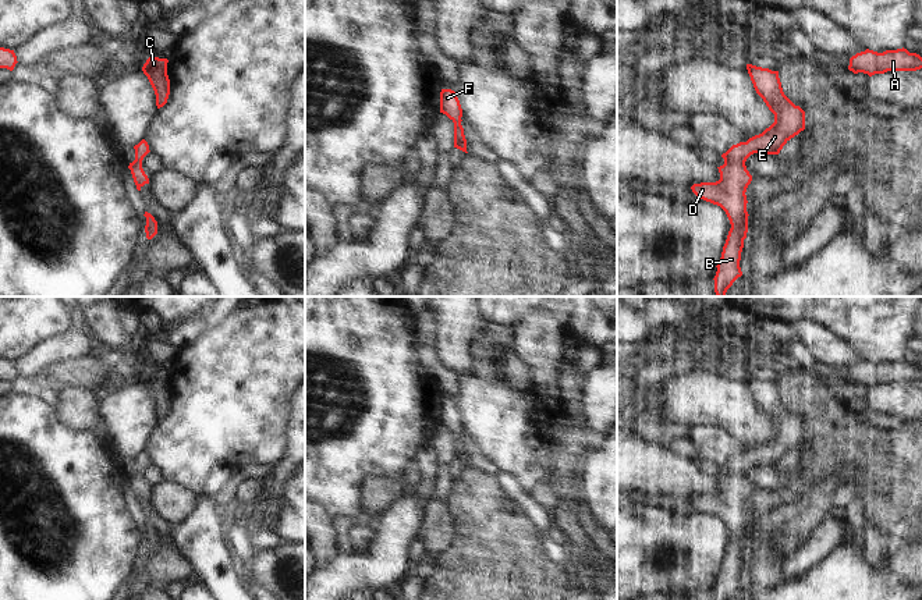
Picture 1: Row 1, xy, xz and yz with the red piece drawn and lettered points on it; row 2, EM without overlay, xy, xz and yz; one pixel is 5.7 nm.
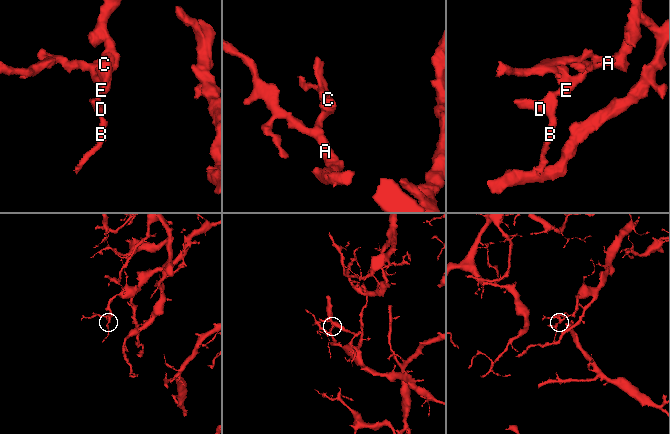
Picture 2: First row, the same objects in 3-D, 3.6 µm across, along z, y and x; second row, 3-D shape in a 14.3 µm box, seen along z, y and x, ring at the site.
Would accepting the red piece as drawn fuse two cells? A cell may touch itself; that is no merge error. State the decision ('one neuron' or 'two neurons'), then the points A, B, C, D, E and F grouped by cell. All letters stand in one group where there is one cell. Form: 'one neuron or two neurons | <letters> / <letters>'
one neuron | A B C D E F

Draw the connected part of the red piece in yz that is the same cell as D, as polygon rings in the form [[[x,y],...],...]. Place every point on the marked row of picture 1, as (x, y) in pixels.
[[[747,64],[756,93],[774,114],[774,123],[747,142],[733,145],[721,155],[724,164],[717,167],[720,180],[691,187],[698,199],[720,206],[731,224],[714,276],[714,292],[726,297],[733,283],[742,276],[740,260],[748,232],[747,188],[752,175],[745,161],[753,155],[779,155],[783,146],[805,129],[805,111],[783,92],[779,71]]]

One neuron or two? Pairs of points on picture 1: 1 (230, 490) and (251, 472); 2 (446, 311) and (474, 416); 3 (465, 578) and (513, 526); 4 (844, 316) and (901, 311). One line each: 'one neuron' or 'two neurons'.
1: one neuron
2: two neurons
3: one neuron
4: one neuron

